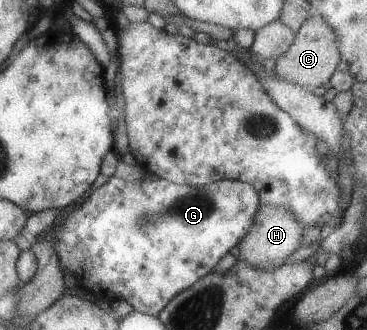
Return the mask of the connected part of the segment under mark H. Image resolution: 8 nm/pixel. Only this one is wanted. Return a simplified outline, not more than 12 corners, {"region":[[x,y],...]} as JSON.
{"region":[[259,205],[238,259],[280,266],[301,246],[302,226],[279,206]]}

